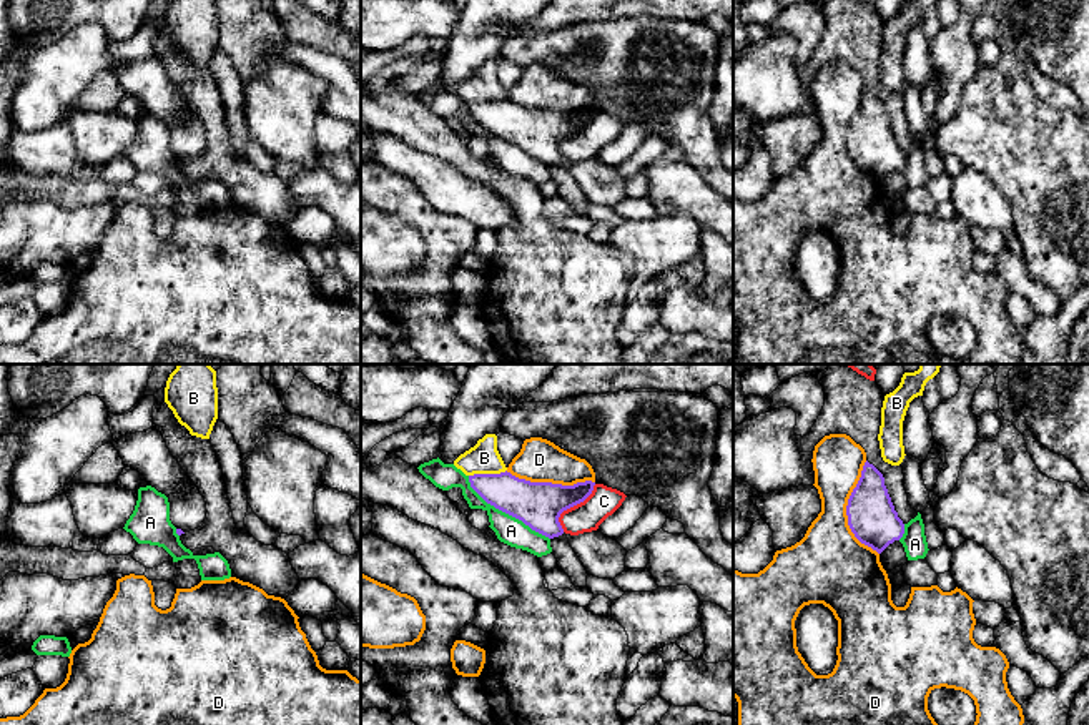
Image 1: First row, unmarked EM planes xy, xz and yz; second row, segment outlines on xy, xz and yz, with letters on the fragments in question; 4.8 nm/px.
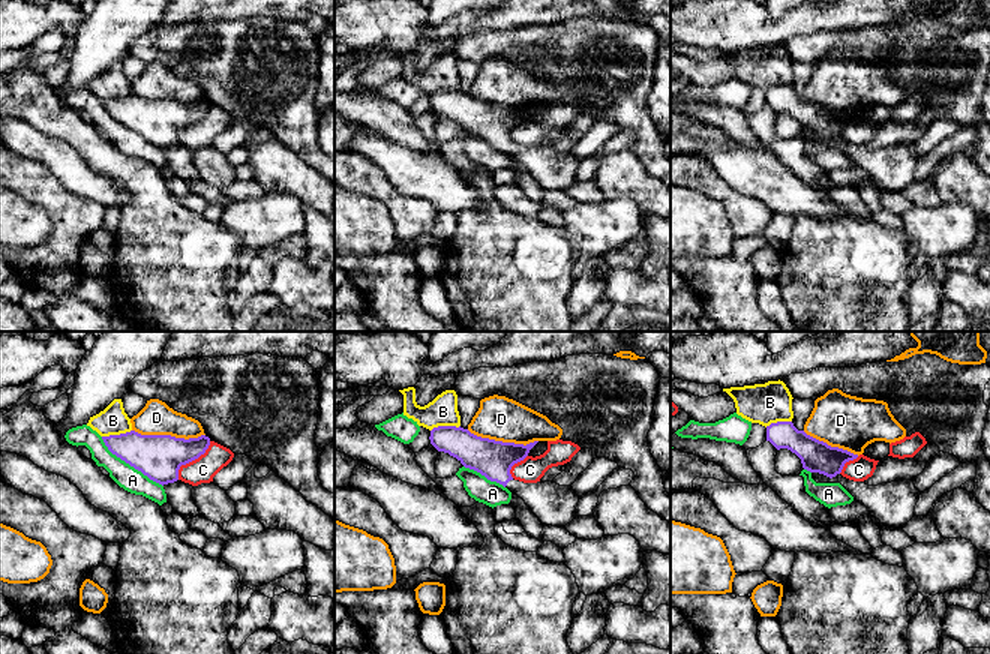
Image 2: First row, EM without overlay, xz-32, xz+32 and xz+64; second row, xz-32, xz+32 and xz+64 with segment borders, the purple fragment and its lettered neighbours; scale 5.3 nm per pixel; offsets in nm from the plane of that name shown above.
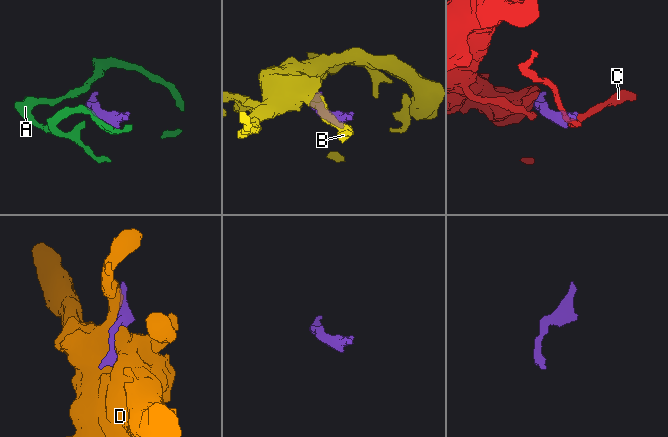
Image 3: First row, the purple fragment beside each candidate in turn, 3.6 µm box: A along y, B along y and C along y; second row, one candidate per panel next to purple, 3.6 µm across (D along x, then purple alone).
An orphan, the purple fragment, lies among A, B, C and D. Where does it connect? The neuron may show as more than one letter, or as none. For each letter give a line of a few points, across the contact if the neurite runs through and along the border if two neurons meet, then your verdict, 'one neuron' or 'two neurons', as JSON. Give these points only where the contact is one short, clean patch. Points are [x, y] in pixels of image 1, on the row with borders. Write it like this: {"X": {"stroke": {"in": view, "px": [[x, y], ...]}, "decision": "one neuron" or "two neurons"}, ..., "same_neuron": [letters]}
{"A": {"stroke": {"in": "xz", "px": [[468, 476], [469, 484], [487, 503], [521, 519], [549, 539]]}, "decision": "two neurons"}, "B": {"decision": "two neurons"}, "C": {"decision": "two neurons"}, "D": {"decision": "two neurons"}, "same_neuron": []}

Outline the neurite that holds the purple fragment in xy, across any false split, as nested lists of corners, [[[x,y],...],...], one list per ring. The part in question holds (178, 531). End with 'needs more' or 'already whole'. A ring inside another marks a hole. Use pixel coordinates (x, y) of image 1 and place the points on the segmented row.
[[[156,364],[145,391],[145,396],[156,397],[153,427],[206,502],[204,524],[190,532],[176,529],[176,534],[190,550],[213,547],[219,552],[229,564],[231,577],[249,582],[268,595],[286,599],[299,584],[289,555],[236,529],[216,451],[209,439],[191,436],[165,402],[166,381],[176,366]]]; needs more

